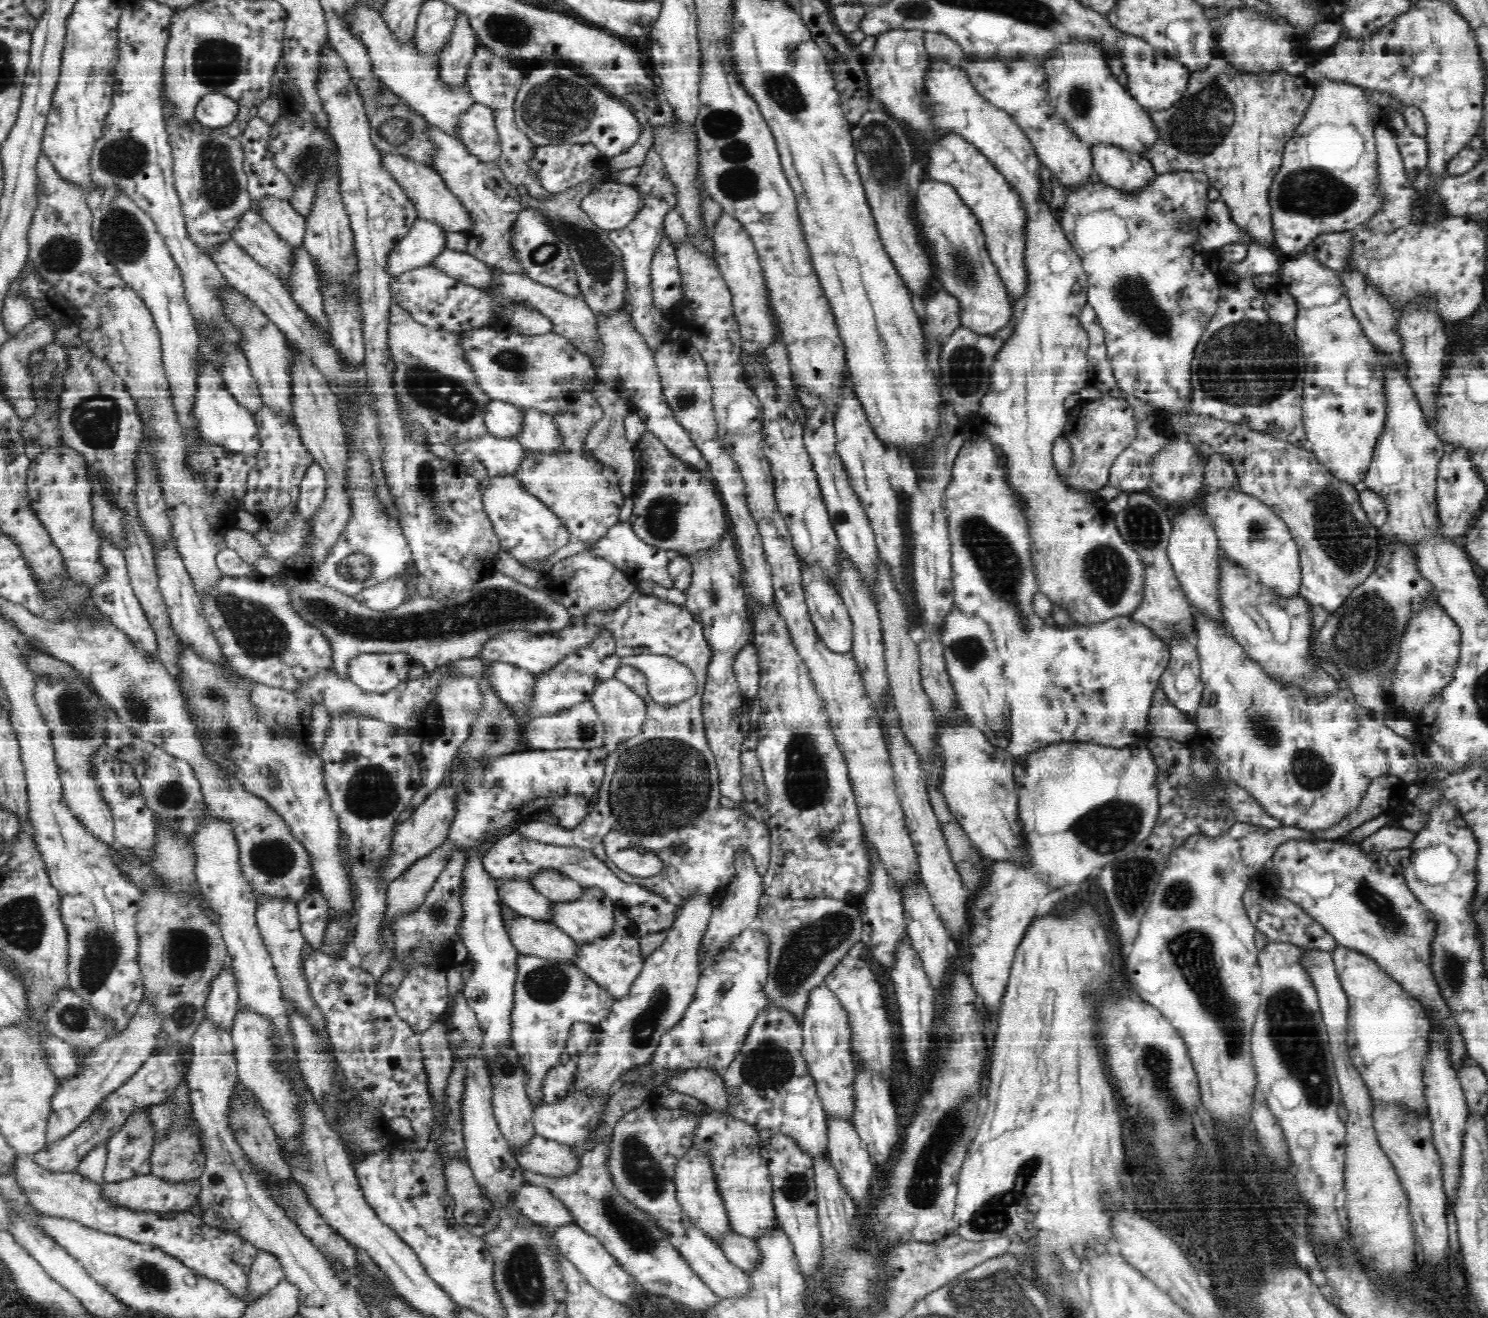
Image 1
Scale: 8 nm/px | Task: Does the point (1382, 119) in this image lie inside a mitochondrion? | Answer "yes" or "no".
no

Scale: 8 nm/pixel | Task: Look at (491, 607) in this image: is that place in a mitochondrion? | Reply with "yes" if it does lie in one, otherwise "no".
yes

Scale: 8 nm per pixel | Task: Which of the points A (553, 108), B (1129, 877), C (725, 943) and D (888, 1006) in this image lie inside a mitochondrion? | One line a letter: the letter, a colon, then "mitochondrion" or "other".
A: mitochondrion
B: mitochondrion
C: other
D: other

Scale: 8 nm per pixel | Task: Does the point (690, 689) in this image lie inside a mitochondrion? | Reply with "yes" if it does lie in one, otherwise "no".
no

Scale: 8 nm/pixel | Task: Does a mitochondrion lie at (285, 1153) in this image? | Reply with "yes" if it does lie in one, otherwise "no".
no

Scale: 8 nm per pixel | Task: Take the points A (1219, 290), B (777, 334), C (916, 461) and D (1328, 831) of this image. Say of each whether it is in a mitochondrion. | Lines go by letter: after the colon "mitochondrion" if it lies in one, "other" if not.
A: other
B: other
C: other
D: other

